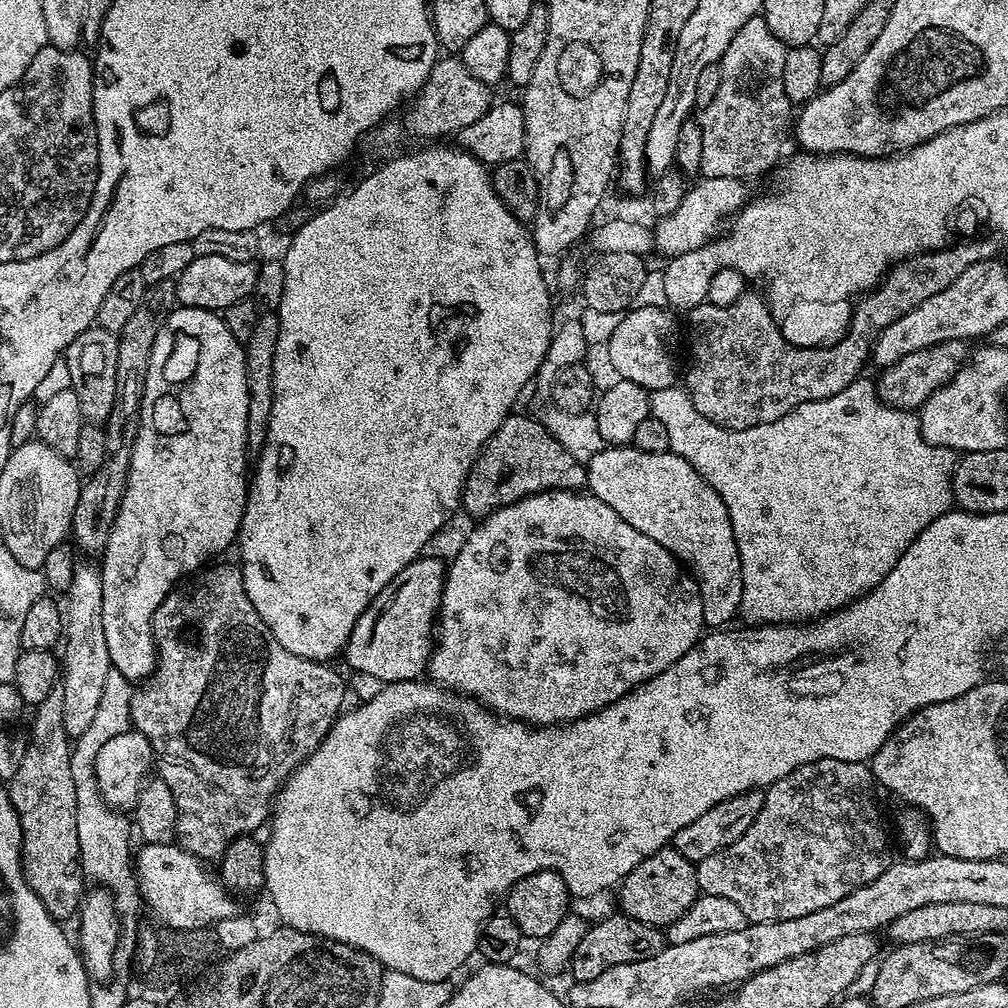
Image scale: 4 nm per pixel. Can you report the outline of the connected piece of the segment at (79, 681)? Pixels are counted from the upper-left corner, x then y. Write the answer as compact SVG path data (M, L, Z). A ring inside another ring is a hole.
M64 608L64 652L62 651L62 686L65 692L63 726L70 738L79 738L89 733L89 726L96 715L100 696L108 672L113 668L110 650L103 627L103 609Z

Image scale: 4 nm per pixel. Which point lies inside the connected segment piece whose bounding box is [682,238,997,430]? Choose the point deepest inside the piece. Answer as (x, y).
(735, 397)

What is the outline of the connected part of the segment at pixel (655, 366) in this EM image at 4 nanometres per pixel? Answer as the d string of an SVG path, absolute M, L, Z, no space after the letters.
M636 306L632 308L632 311L630 311L614 328L609 340L608 340L608 360L613 368L613 370L616 372L616 376L619 379L634 382L636 385L643 388L645 391L653 392L658 389L668 389L670 387L673 387L678 380L678 372L676 376L676 358L674 356L674 352L676 350L676 342L678 340L678 324L676 322L676 315L671 309L668 309L667 307L662 308L658 306Z

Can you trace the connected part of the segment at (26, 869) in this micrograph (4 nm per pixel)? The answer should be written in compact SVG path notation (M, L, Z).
M48 732L48 740L27 745L18 772L7 785L8 796L20 819L20 868L24 872L24 880L57 922L64 922L71 916L73 919L80 912L86 892L86 877L80 864L74 779L70 774L72 754L70 744L52 744L52 732Z

